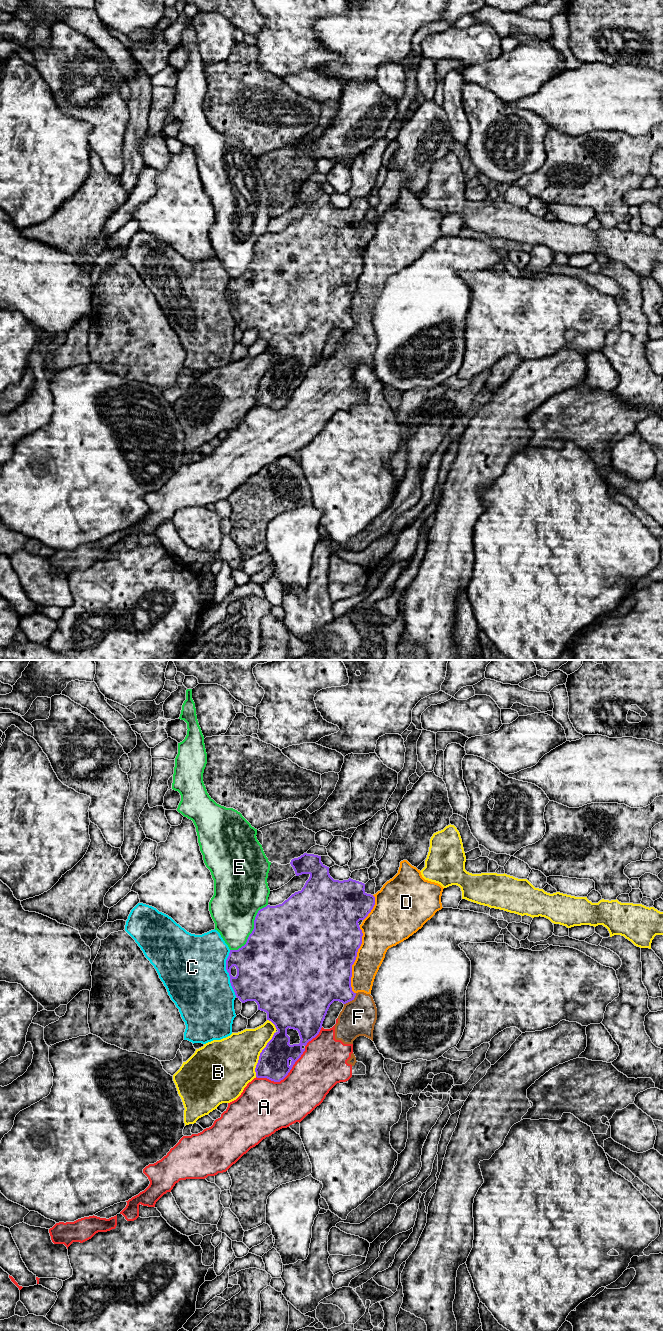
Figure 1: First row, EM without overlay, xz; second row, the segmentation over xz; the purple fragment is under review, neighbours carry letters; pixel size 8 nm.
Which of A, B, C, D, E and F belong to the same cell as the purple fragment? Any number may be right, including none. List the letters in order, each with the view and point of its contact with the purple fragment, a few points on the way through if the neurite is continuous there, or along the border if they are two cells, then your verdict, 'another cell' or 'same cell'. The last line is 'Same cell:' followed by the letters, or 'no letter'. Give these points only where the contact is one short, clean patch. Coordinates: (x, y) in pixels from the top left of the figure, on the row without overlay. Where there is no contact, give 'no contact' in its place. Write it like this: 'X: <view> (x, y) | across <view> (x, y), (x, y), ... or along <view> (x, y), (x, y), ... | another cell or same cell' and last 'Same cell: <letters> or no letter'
A: xz (284, 405) | another cell
B: xz (260, 382) | another cell
C: xz (228, 300) | another cell
D: xz (355, 287) | another cell
E: xz (253, 258) | another cell
F: xz (351, 328) | along xz (356, 321), (351, 328), (344, 332) | another cell
Same cell: no letter

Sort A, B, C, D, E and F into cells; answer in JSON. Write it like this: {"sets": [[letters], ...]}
{"sets": [["A", "D", "F"], ["B"], ["C"], ["E"]]}

